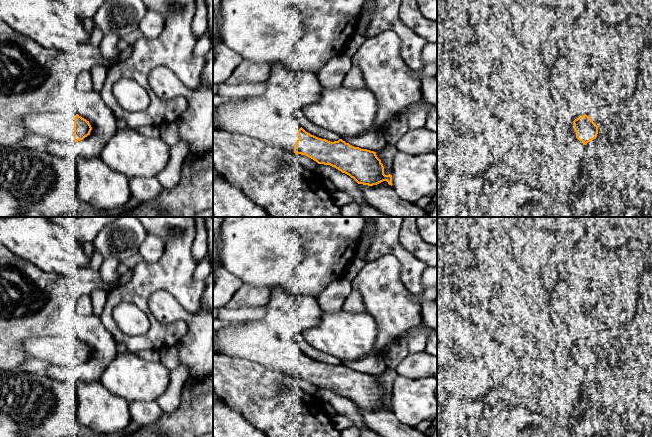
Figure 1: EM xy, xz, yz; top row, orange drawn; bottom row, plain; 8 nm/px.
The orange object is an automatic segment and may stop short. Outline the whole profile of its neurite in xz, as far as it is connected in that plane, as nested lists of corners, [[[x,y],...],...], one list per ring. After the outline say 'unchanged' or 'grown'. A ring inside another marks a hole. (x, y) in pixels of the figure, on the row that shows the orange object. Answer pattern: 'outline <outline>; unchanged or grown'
outline [[[264,94],[249,97],[232,97],[222,105],[215,106],[213,124],[229,133],[237,133],[258,139],[265,144],[305,155],[318,164],[330,165],[349,175],[358,184],[373,186],[383,181],[392,184],[392,175],[384,174],[384,166],[376,152],[354,147],[342,139],[330,142],[306,132],[294,115],[287,115],[277,109]]]; grown

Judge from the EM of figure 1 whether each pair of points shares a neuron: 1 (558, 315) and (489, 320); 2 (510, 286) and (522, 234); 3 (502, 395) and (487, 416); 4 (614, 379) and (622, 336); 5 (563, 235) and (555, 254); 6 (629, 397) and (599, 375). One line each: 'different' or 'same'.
1: different
2: different
3: same
4: different
5: same
6: same

